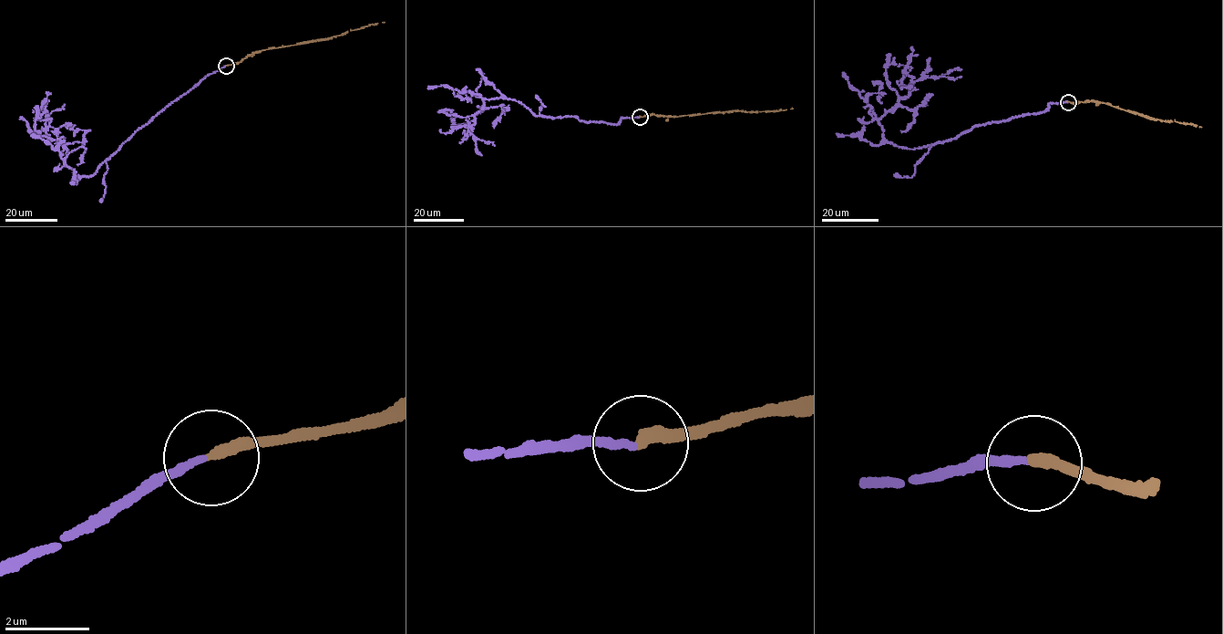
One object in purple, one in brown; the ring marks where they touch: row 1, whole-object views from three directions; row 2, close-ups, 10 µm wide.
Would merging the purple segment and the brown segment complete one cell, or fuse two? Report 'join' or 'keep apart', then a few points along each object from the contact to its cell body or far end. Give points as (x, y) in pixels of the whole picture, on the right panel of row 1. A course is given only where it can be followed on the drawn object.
join; purple runs (1067, 101), (930, 145), (898, 146), (883, 140), (878, 121), (909, 95), (911, 46); brown runs (1067, 101), (1104, 102), (1151, 119), (1201, 127)

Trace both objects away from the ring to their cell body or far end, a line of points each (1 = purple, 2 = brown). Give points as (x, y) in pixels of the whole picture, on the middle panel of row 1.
1: (639, 117), (615, 124), (552, 119), (501, 98), (482, 98), (469, 127), (449, 119)
2: (639, 117), (793, 109)

